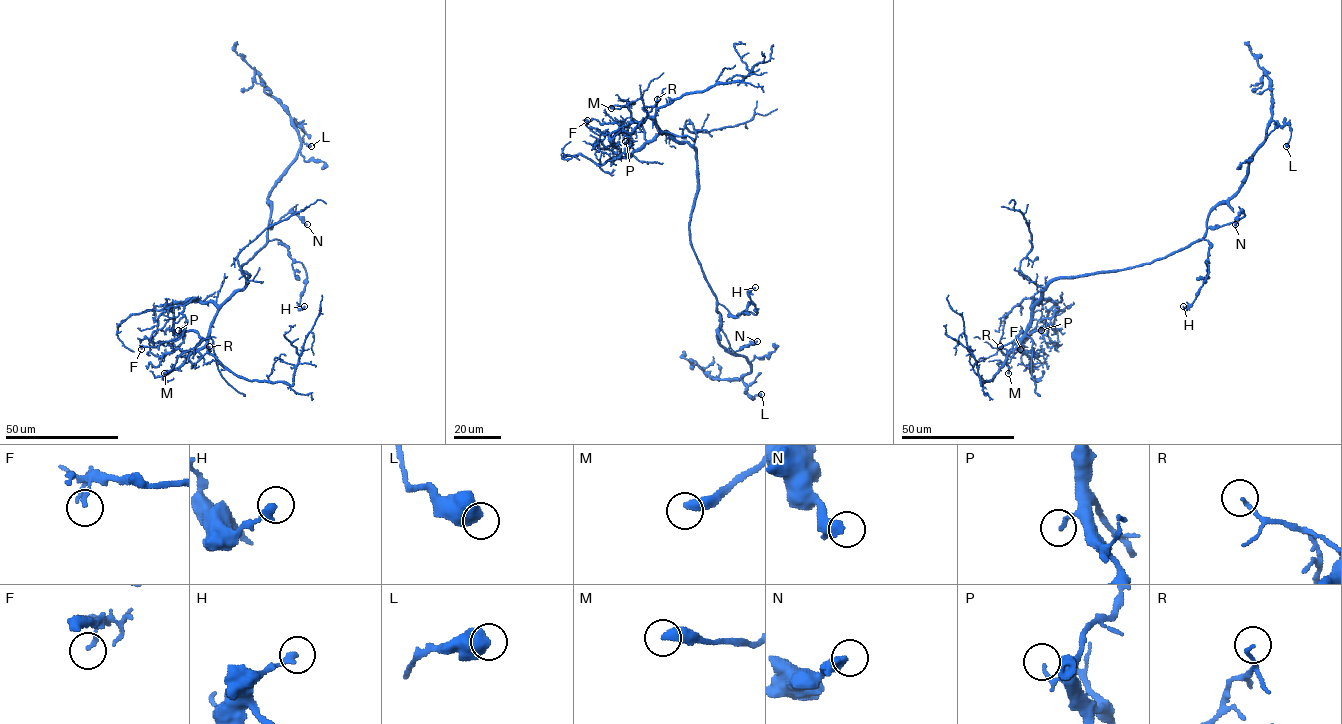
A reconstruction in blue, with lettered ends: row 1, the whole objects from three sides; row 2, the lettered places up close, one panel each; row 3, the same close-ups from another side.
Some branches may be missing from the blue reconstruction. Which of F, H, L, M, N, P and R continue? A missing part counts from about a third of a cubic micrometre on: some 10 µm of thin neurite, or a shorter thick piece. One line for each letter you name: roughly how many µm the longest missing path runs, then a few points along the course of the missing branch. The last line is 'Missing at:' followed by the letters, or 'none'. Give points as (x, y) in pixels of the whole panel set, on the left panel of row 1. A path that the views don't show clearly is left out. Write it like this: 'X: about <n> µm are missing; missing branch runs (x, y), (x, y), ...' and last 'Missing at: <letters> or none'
Missing at: none

